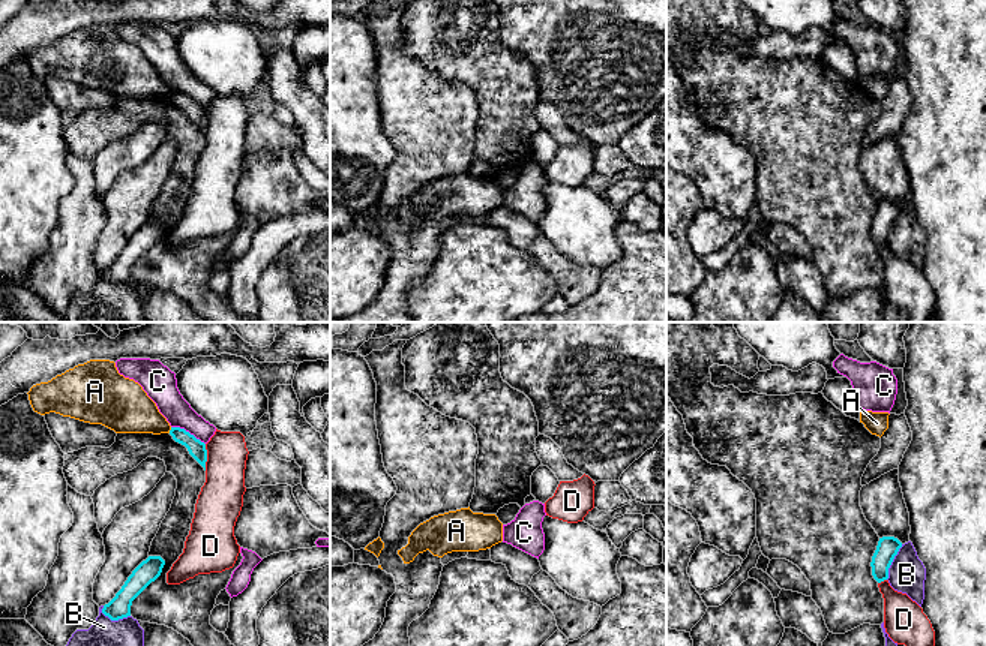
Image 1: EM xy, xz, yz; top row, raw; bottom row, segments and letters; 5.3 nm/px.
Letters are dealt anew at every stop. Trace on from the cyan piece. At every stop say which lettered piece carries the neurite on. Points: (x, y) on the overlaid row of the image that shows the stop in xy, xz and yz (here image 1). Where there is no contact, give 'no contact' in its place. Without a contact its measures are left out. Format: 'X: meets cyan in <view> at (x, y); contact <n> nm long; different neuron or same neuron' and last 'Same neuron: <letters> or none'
A: meets cyan in xy at (170, 430); contact 40 nm long; different neuron
B: meets cyan in yz at (892, 561); contact 220 nm long; different neuron
C: meets cyan in xy at (188, 432); contact 200 nm long; different neuron
D: meets cyan in xy at (206, 457); contact 140 nm long; different neuron
Same neuron: none

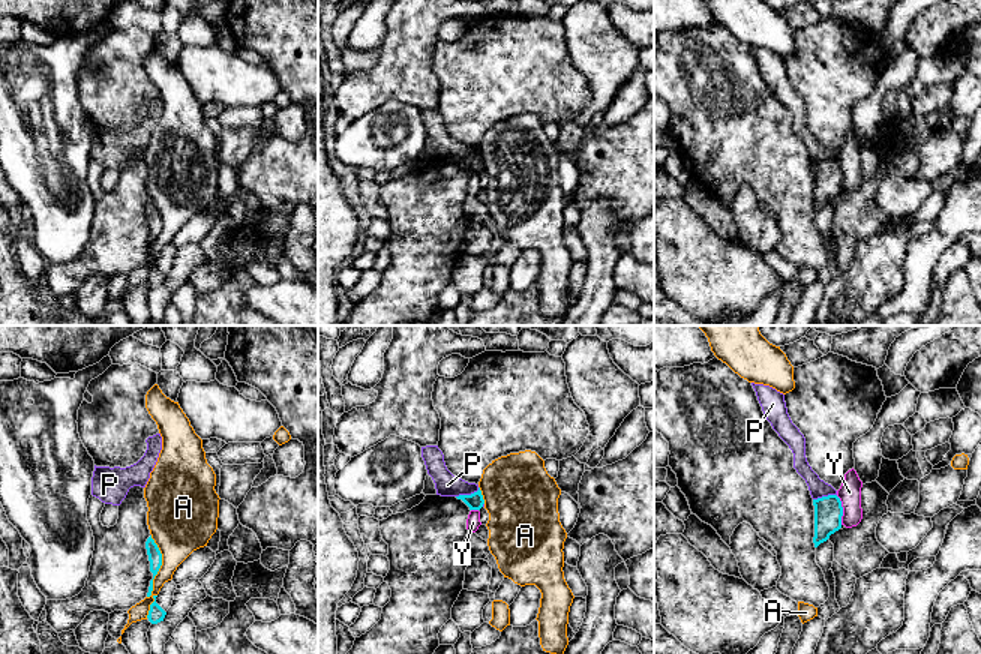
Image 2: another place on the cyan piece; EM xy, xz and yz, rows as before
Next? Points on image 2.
A: meets cyan in xy at (155, 575); contact 440 nm long; different neuron
P: meets cyan in xz at (467, 495); contact 140 nm long; different neuron
Y: meets cyan in yz at (842, 510); contact 160 nm long; different neuron
Same neuron: none

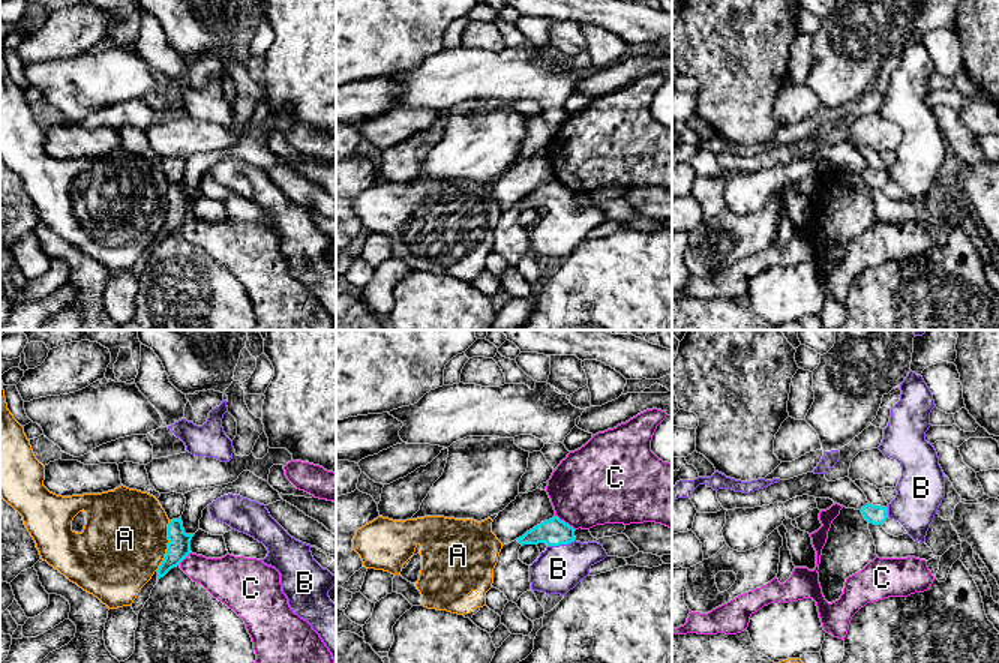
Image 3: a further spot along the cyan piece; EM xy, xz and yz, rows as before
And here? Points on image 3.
A: meets cyan in xy at (168, 546); contact 280 nm long; different neuron
B: meets cyan in xz at (561, 543); contact 160 nm long; same neuron
C: meets cyan in xz at (564, 522); contact 140 nm long; different neuron
Same neuron: B

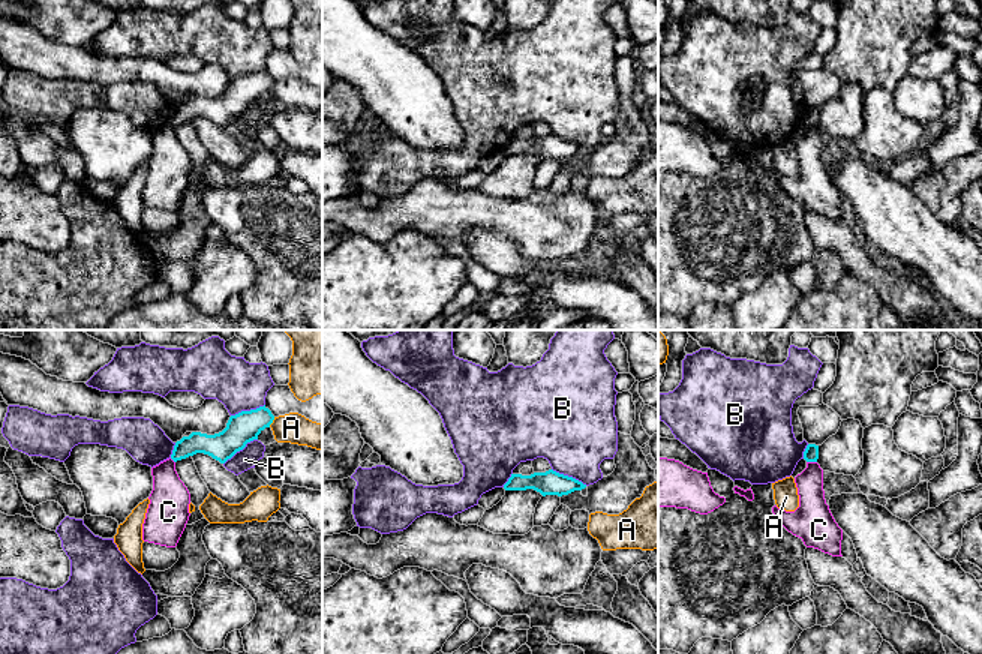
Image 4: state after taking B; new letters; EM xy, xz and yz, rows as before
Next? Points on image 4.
A: meets cyan in xy at (272, 422); contact 70 nm long; different neuron
B: meets cyan in xy at (240, 449); contact 240 nm long; different neuron
C: meets cyan in yz at (811, 461); contact 60 nm long; different neuron
Same neuron: none

